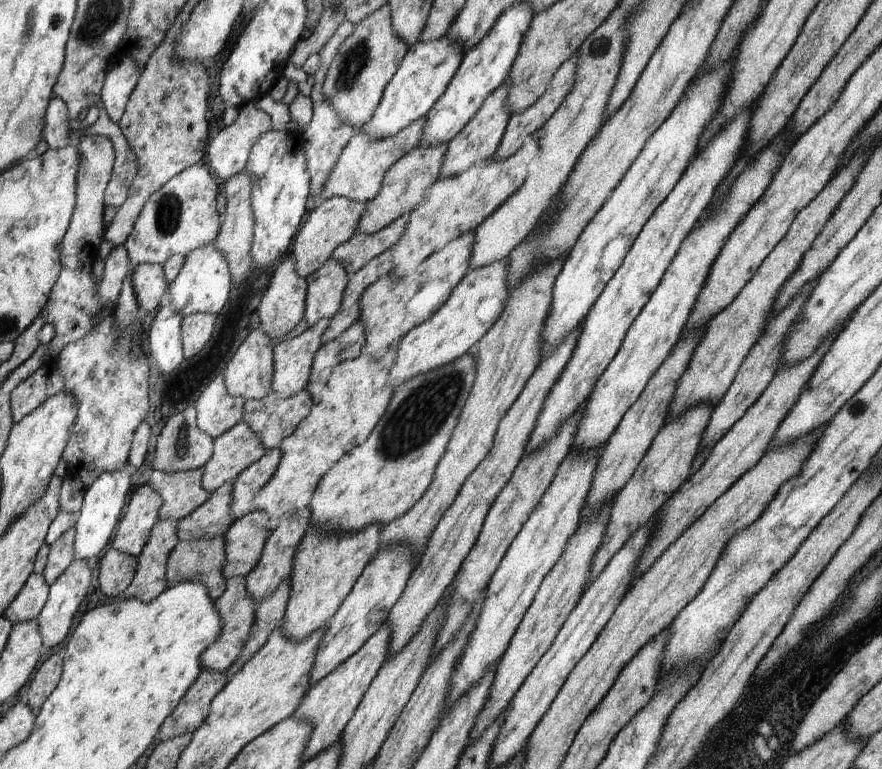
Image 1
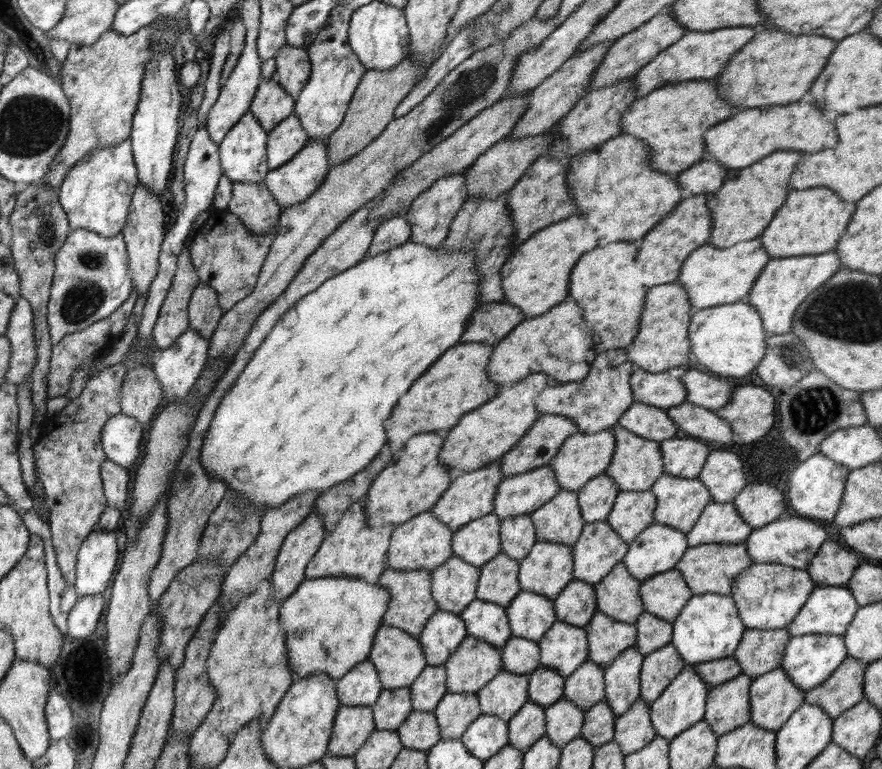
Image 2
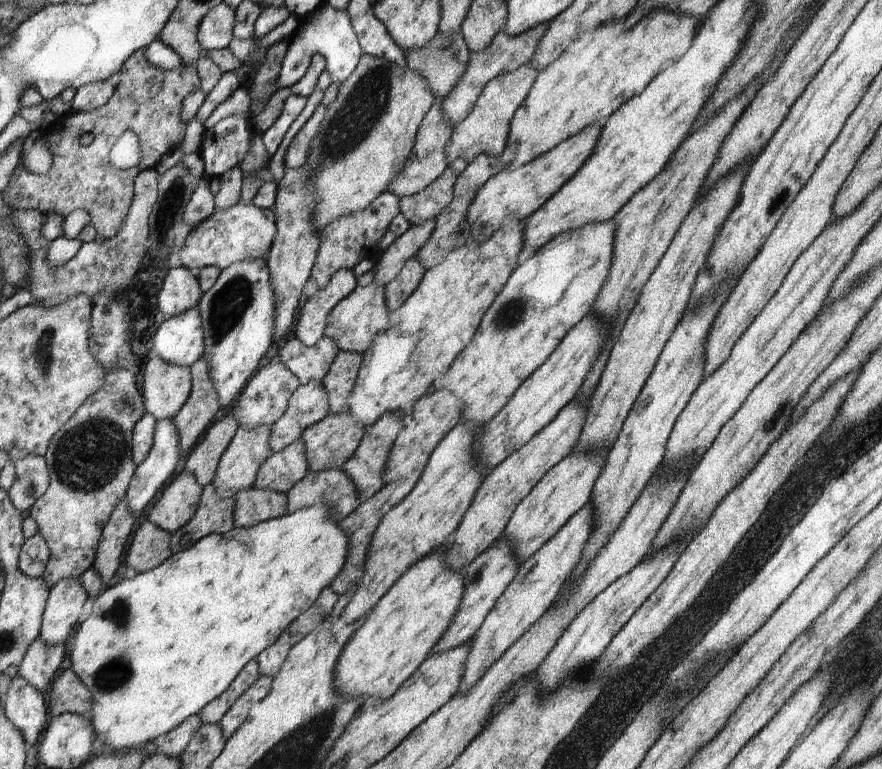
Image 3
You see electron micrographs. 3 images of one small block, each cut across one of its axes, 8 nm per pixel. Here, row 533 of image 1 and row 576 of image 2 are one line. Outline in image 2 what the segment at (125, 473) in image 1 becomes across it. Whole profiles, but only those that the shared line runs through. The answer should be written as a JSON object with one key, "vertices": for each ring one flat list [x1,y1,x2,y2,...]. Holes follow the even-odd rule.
{"vertices":[[98,526,82,540,77,555,75,590,79,596,90,596,94,594,103,594,104,591,113,582,113,576,116,573,116,564,118,564,119,549,117,548,116,535,114,532,102,532]]}

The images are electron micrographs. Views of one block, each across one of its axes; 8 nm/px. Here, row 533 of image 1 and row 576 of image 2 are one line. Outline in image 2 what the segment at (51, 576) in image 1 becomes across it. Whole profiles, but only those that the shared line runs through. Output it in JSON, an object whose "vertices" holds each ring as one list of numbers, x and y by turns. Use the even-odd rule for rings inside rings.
{"vertices":[[120,361,102,367,88,379,82,394,68,403,58,414,44,420,43,433,32,445,37,474,44,488,44,504,48,506,49,527,58,567,69,584,75,583,77,555,82,540,94,530,107,500,100,470,107,459,102,449,101,432,110,416,121,412,120,388,129,365]]}

